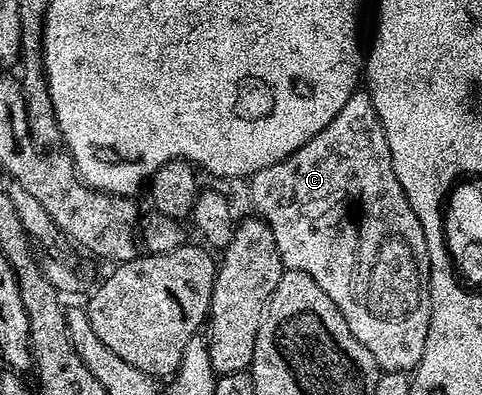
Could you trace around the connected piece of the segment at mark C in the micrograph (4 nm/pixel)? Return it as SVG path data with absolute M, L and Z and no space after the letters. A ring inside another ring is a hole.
M368 92L353 93L351 99L347 99L347 103L343 103L343 111L339 111L339 115L335 115L335 119L331 119L331 123L327 123L327 127L323 127L323 131L319 131L319 135L315 135L315 139L303 143L303 147L299 147L299 151L287 155L287 159L283 159L279 163L271 163L271 167L263 167L263 171L248 178L247 185L249 185L249 197L253 200L254 207L257 208L254 209L256 216L267 222L275 235L275 247L279 247L281 262L285 264L286 269L307 271L307 275L311 275L311 279L315 279L315 283L319 283L319 287L323 287L323 291L327 291L327 295L331 295L331 303L335 303L335 307L339 307L343 319L347 319L347 327L351 327L351 335L355 335L355 339L359 339L359 343L363 343L363 347L367 347L367 351L371 351L378 370L387 373L408 374L416 369L417 364L423 359L423 347L427 343L427 327L429 326L427 239L423 235L423 227L419 227L419 219L415 215L403 187L399 187L399 179L395 179L395 167L391 163L387 135L383 131L383 123L375 111L375 103Z

